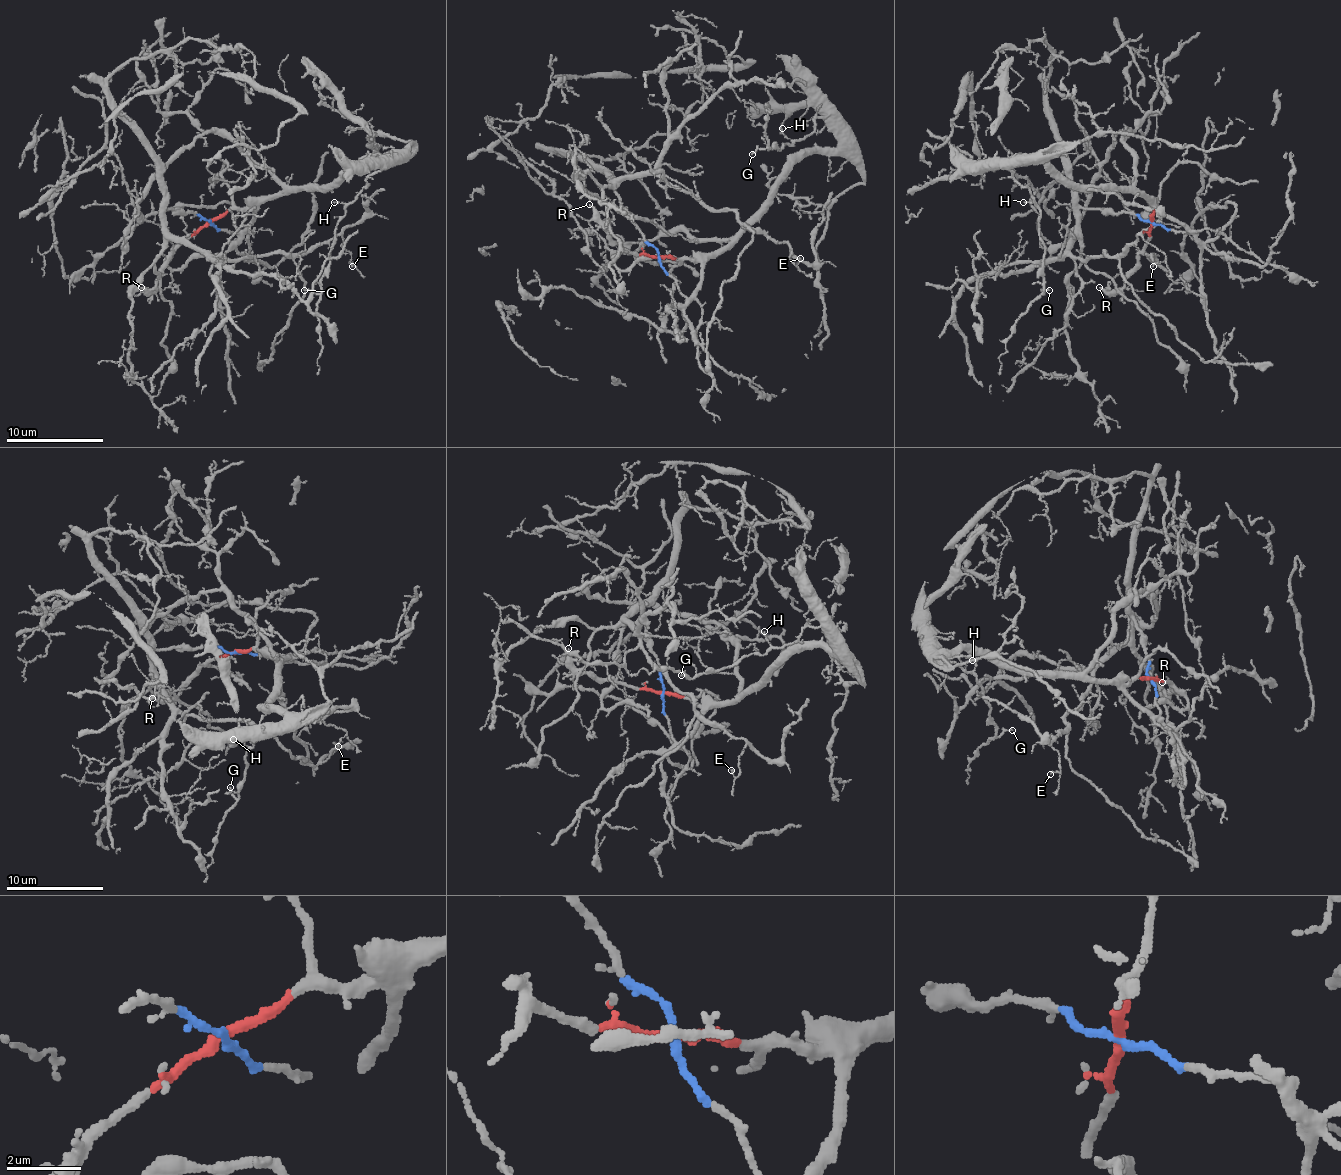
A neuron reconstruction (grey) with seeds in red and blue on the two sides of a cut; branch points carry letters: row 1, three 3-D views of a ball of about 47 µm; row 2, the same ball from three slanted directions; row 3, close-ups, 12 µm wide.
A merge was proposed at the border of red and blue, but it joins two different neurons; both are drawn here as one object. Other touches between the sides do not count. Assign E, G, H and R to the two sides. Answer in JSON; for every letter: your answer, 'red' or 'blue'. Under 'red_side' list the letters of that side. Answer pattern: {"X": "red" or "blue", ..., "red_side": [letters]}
{"E": "blue", "G": "red", "H": "red", "R": "red", "red_side": ["G", "H", "R"]}

